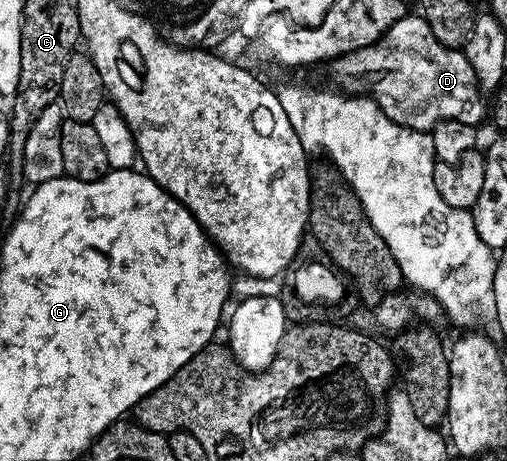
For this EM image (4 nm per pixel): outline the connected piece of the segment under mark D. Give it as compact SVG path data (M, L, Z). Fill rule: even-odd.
M406 16L400 18L398 22L391 27L372 46L364 46L355 52L347 52L342 58L336 59L332 63L333 78L342 91L348 92L354 96L364 92L372 97L374 102L379 104L379 108L391 120L395 120L400 126L406 126L412 130L432 131L436 119L442 122L448 118L459 120L463 124L471 124L475 127L482 125L481 121L487 118L487 102L483 97L483 91L477 84L477 77L467 60L464 49L450 48L439 44L423 16Z

